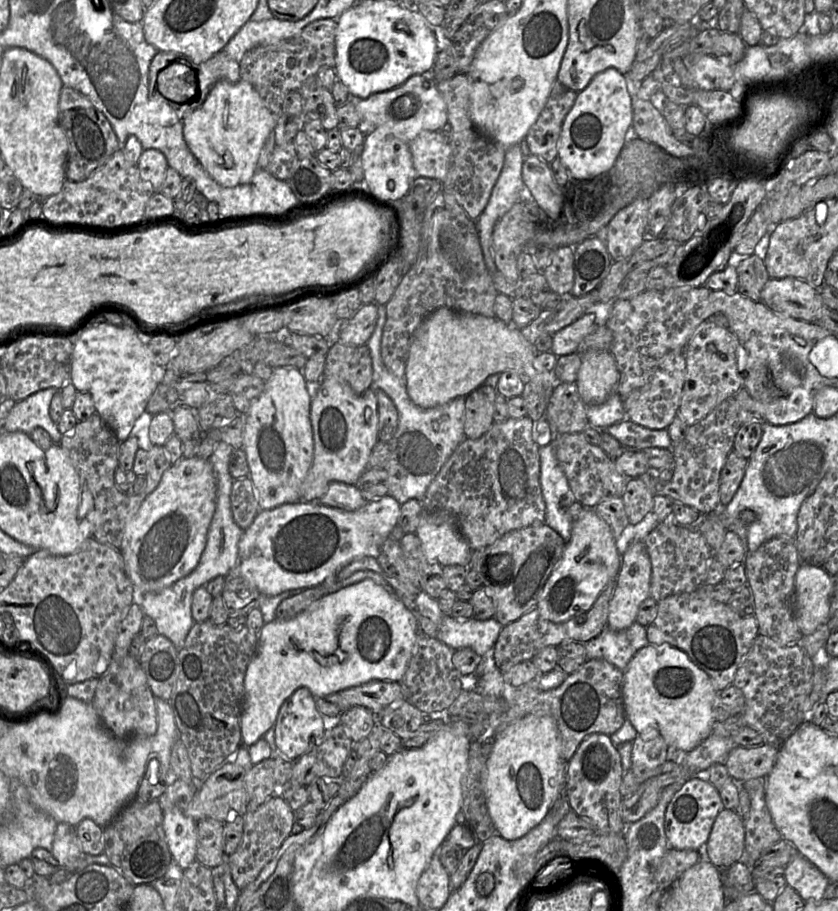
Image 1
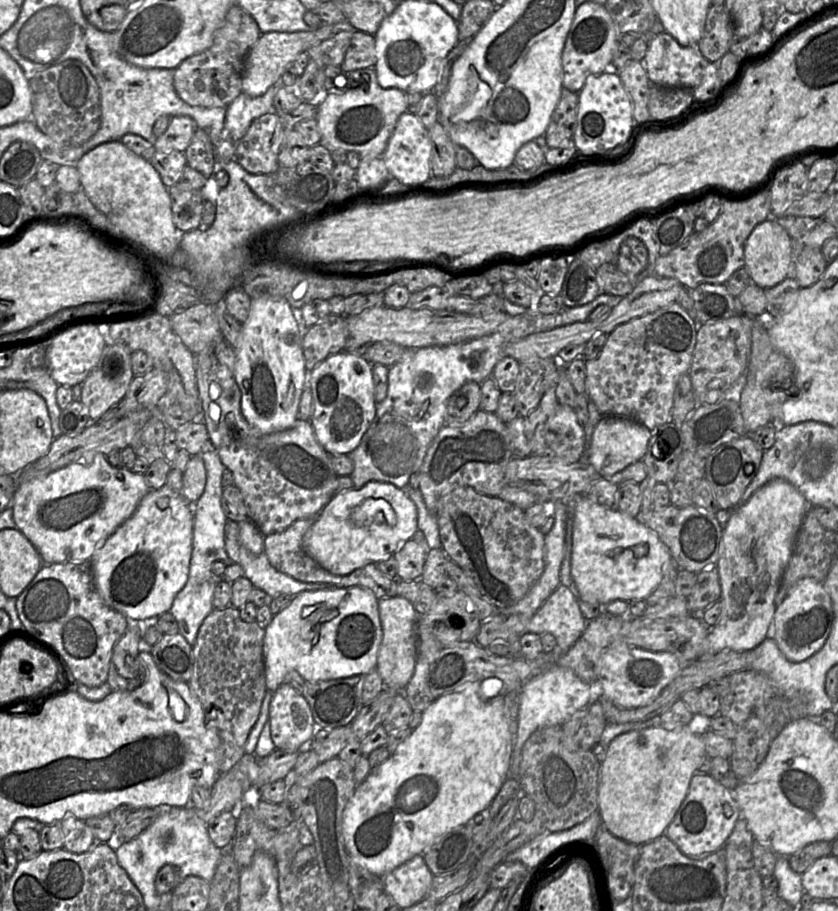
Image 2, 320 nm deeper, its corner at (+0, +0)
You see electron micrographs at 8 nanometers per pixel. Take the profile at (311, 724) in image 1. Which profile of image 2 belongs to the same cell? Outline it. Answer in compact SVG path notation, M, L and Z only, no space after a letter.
M286 683L273 692L269 723L276 749L285 752L302 750L318 729L303 694Z

